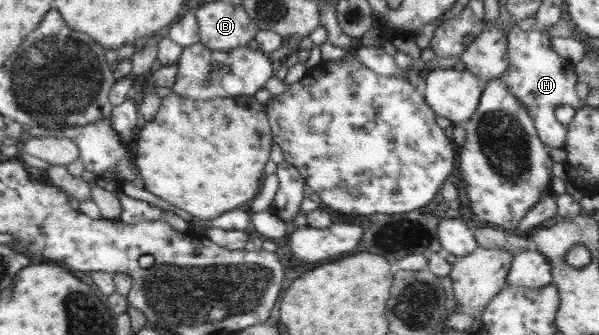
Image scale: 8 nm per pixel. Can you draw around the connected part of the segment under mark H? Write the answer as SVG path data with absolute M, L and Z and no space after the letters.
M513 24L508 34L507 56L509 67L501 80L507 89L525 106L530 120L534 123L541 142L551 148L564 148L567 138L567 125L561 124L555 117L555 110L561 106L571 106L575 110L583 102L578 96L577 74L574 65L555 52L549 35L541 31L523 31Z

